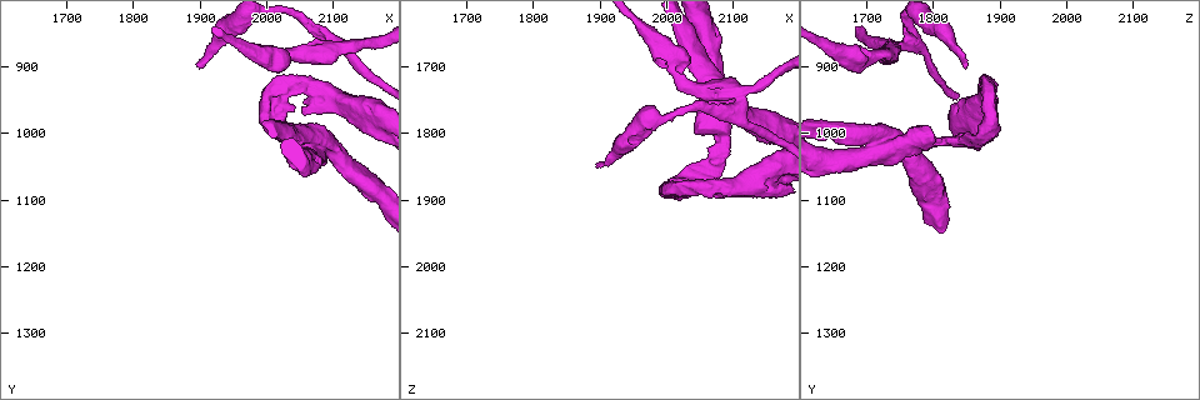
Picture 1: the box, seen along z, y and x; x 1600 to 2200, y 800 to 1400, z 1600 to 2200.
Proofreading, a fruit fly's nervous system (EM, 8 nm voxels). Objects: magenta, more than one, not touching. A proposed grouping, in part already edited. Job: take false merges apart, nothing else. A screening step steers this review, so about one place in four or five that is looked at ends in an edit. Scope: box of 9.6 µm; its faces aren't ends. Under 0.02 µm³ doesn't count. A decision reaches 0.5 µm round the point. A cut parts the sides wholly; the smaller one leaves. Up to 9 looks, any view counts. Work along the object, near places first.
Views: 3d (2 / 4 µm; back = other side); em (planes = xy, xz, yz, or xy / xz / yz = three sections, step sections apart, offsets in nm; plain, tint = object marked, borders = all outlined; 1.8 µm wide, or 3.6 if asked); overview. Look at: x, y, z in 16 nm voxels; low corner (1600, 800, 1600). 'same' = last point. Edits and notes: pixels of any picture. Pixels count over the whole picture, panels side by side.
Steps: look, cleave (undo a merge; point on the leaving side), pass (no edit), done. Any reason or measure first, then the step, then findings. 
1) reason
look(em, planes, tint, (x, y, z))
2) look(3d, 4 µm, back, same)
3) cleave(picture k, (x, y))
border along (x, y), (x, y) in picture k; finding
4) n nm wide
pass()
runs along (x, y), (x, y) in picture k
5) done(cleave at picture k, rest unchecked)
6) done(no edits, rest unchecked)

abrupt turn
look(3d, 4 µm, (1995, 945, 1890))

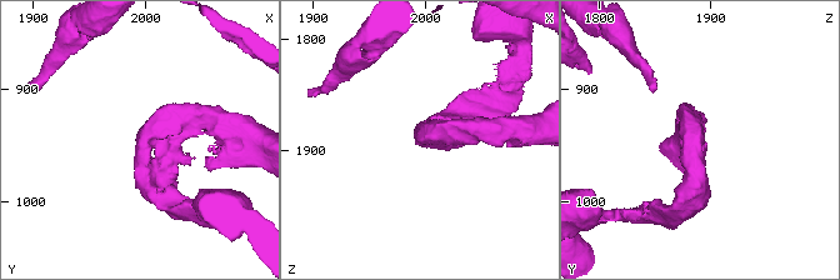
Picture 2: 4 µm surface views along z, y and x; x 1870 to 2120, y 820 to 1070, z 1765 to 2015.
arms of 280, 280 nm; now the EM
look(em, planes, tint, (2000, 942, 1884))

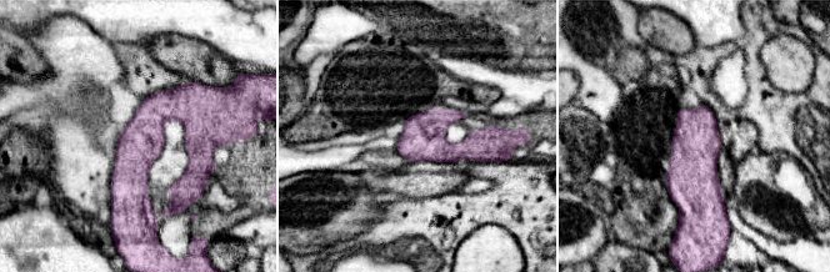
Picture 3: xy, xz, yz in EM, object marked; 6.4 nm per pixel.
pass()
runs along (213, 132), (165, 114), (114, 208) in picture 3; continuous, no second cell

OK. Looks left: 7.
abrupt turn
look(3d, 4 µm, (2015, 880, 1715))

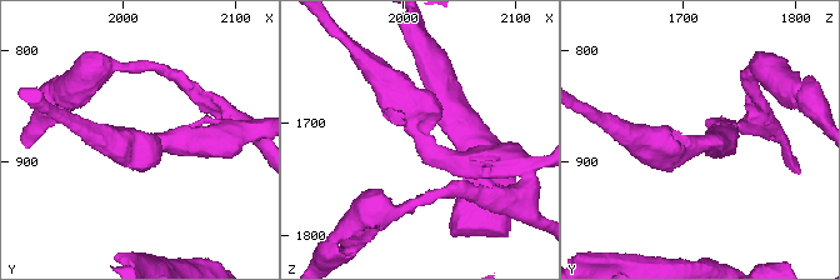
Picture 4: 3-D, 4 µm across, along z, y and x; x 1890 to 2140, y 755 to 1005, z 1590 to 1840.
arms of 360, 380 nm; shape alone is not enough
look(em, yz, step 4, borders, (2016, 882, 1716))

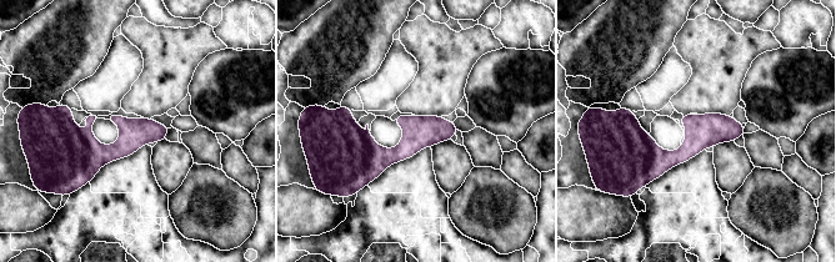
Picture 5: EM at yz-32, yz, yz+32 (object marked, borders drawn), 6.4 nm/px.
190 nm wide
pass()
runs along (621, 126), (651, 156), (741, 132) in picture 5; continuous, no second cell

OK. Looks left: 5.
thick turns thin
look(em, planes, tint, (2030, 995, 1665))

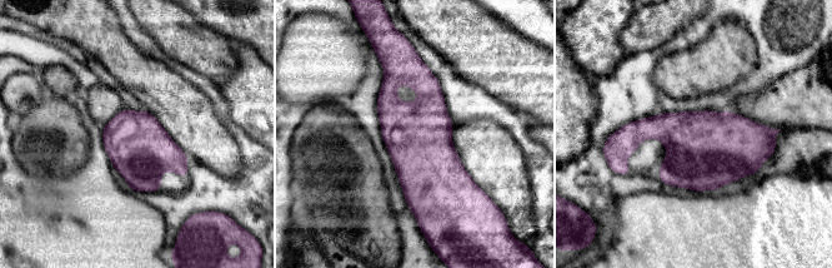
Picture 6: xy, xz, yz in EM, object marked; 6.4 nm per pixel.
400 nm wide
pass()
all the same cell

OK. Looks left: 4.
four or more arms meet
look(em, 3.6 µm, xz, step 16, tint, (2075, 1010, 1775))

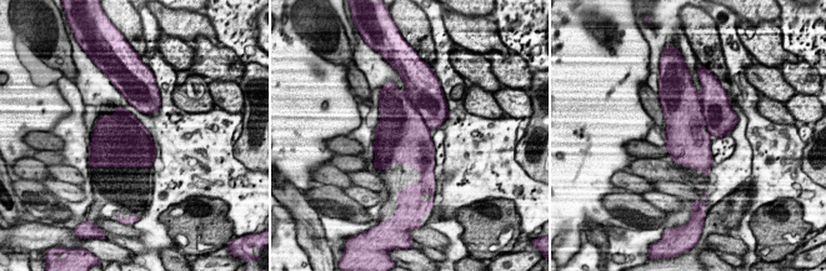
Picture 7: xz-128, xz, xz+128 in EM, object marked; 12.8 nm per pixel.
another direction
look(em, 3.6 µm, planes, tint, same)

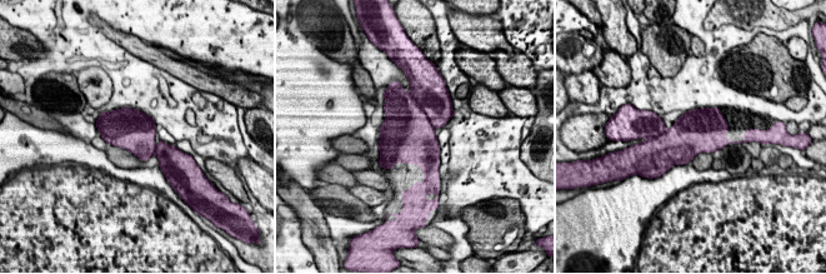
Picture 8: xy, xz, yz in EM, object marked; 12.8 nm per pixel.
550 nm wide
cleave(picture 8, (430, 93))
border along (409, 93), (434, 128) in picture 8; a second cell is stuck on

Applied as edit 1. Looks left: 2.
done(cleave at picture 8, rest unchecked)

